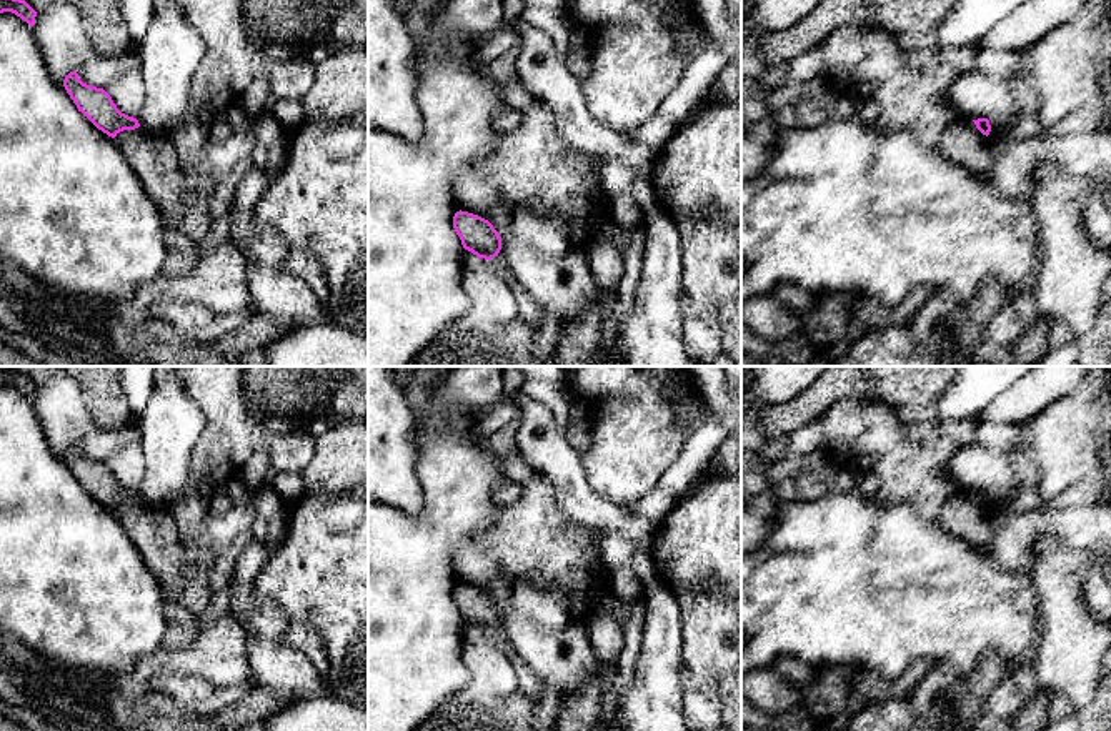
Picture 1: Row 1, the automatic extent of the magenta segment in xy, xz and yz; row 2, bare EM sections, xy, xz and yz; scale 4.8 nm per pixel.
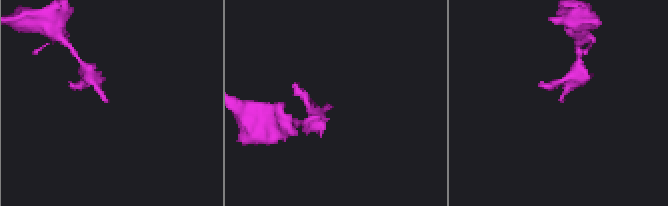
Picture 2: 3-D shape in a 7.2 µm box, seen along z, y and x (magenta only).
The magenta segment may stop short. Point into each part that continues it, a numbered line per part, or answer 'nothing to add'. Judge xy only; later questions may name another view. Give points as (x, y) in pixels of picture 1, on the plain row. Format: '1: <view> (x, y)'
1: xy (164, 553)

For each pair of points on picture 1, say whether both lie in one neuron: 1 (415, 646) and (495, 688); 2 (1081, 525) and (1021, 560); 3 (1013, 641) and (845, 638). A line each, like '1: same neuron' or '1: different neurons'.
1: different neurons
2: same neuron
3: same neuron

